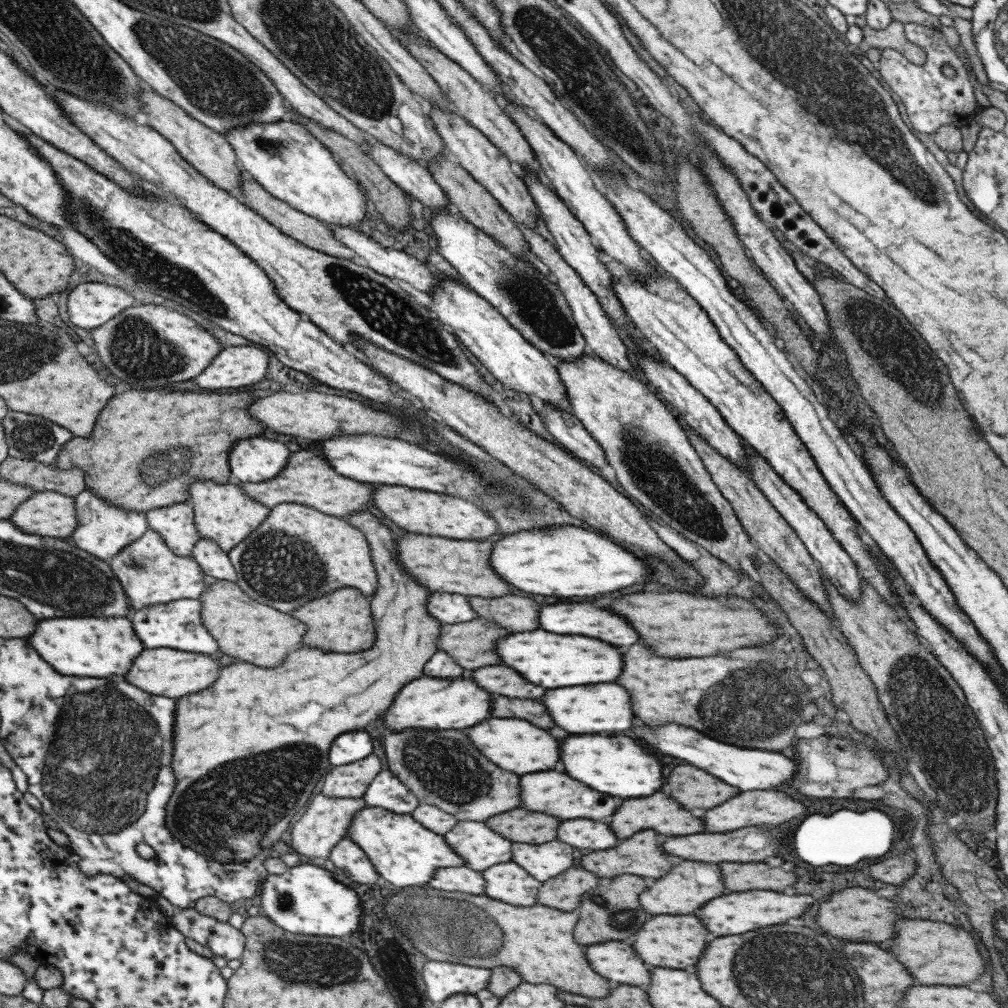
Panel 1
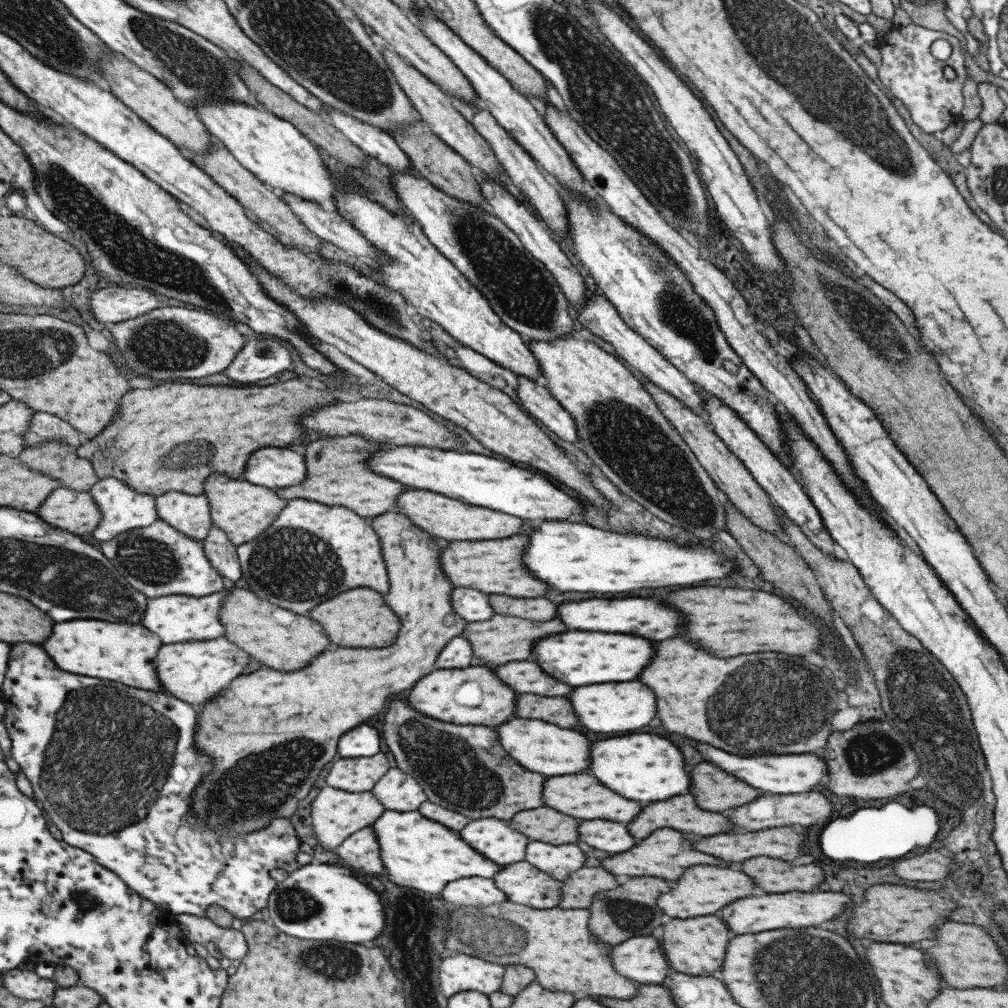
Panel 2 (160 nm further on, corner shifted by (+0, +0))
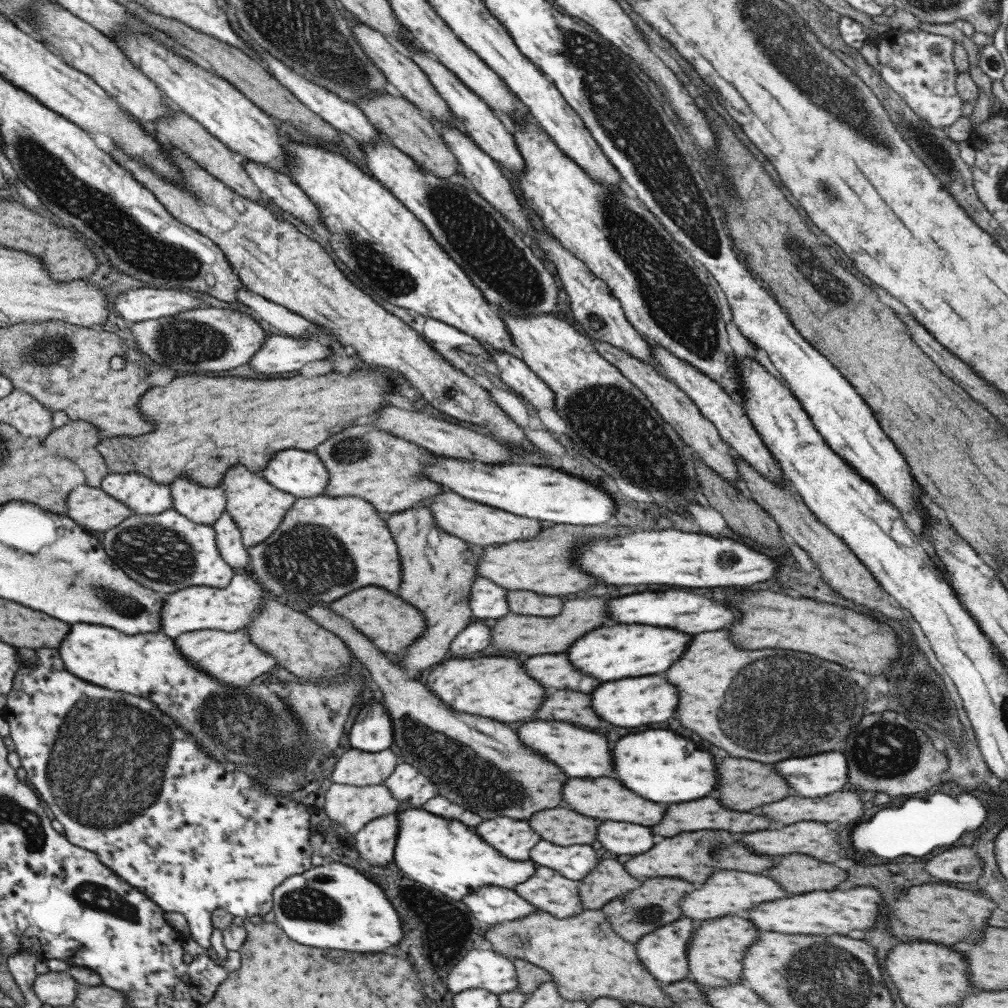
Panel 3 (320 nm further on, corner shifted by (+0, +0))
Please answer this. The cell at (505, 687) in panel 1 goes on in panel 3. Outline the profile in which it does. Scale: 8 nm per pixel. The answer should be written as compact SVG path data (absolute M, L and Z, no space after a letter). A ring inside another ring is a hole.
M547 654L547 656L529 657L521 666L527 670L531 678L547 688L567 688L575 692L591 692L599 686L599 680L589 678L575 670L565 654Z

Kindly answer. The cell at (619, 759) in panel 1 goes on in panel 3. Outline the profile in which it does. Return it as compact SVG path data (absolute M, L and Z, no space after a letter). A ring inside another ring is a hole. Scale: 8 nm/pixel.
M645 730L619 738L613 744L613 760L619 782L651 802L689 802L707 796L717 786L717 768L713 756L697 750L691 740L679 738L669 730Z

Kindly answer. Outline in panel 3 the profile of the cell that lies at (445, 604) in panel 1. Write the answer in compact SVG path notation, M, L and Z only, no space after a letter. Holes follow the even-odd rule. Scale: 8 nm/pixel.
M476 577L470 588L468 607L476 619L499 619L510 612L506 601L508 590L492 583L488 578Z

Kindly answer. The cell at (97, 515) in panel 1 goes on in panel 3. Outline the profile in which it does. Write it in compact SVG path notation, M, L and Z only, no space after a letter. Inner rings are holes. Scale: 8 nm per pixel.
M137 471L108 472L99 488L130 508L133 515L157 514L171 507L168 485L157 484Z

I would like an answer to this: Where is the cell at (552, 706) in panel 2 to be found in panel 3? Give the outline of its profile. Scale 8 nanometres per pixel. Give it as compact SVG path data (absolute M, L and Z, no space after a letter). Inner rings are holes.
M557 690L555 694L547 694L539 712L535 714L539 720L561 720L561 722L575 722L581 726L597 728L599 718L593 714L585 694L571 692L571 690Z

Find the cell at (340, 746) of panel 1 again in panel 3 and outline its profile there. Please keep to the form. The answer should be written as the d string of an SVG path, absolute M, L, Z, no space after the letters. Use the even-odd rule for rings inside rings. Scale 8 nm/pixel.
M371 698L358 709L353 726L347 734L351 748L363 752L393 749L392 722L383 704Z

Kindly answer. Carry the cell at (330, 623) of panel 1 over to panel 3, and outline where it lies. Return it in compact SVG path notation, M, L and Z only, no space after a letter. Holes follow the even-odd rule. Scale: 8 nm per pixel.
M371 586L371 588L359 588L351 594L347 594L345 598L339 598L335 602L331 602L329 606L333 612L351 620L351 624L363 634L367 636L367 640L371 641L373 646L377 646L381 652L402 653L422 634L426 624L423 624L423 615L413 608L407 601L398 596L389 594L383 588Z

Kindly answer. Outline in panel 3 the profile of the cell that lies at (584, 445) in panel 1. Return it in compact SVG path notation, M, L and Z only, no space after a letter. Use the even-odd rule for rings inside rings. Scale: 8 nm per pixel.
M485 346L485 351L488 351L488 356L490 356L490 360L493 361L495 368L497 369L498 378L509 388L509 390L514 391L515 394L520 394L533 408L539 410L540 408L553 408L554 409L554 396L552 395L551 389L534 373L529 370L529 367L519 358L515 358L510 354L496 351L495 349L487 350L487 346Z

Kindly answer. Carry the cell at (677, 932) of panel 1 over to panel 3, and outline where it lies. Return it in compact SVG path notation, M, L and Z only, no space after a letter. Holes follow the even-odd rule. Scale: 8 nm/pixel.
M727 916L711 922L698 922L686 952L689 977L700 986L723 988L742 980L742 960L746 950L756 941L758 930L739 916Z

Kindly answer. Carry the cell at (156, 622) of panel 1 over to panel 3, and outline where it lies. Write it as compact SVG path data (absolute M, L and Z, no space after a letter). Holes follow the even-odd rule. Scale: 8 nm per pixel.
M234 574L229 584L224 587L194 586L172 592L164 596L162 606L161 632L167 638L175 640L184 632L211 629L233 632L246 626L248 622L262 609L266 597L265 590L249 574Z

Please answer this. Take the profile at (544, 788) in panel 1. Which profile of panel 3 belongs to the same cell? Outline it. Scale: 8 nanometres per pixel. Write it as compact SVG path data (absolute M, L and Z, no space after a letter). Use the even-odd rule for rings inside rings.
M569 778L563 788L563 802L589 818L601 818L601 820L617 820L617 822L631 822L641 826L653 826L663 818L665 806L655 804L651 800L645 800L641 796L635 796L627 788L619 784L619 780L613 778L599 778L599 780L583 780L583 778Z

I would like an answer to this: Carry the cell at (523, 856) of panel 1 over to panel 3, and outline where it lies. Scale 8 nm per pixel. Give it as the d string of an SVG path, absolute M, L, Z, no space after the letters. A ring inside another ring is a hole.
M540 840L531 848L529 859L536 865L551 868L573 881L587 876L597 864L597 856L591 846L575 844L569 848L559 848L559 845L546 840Z

